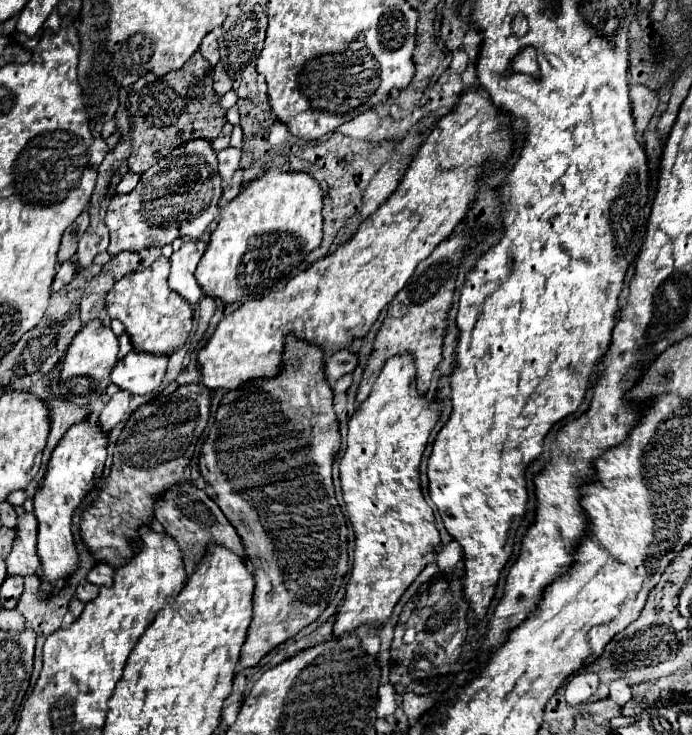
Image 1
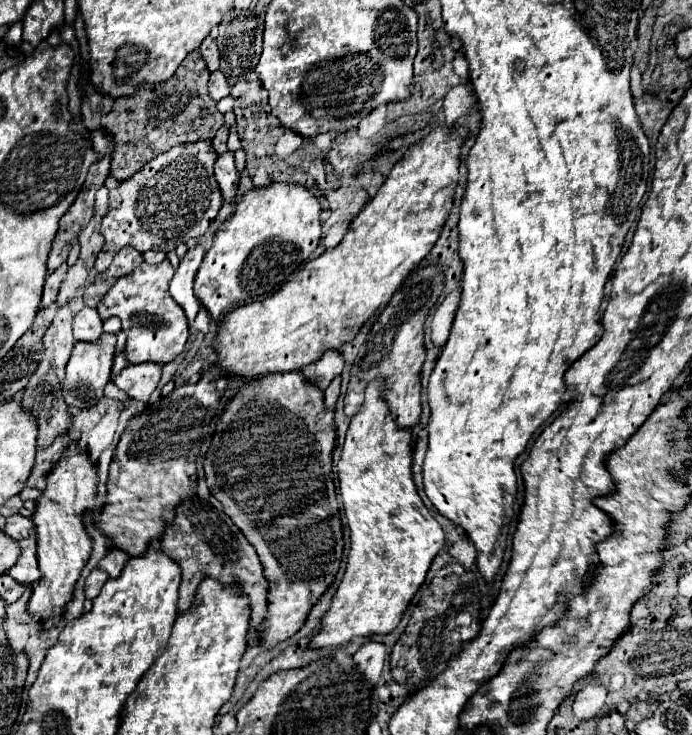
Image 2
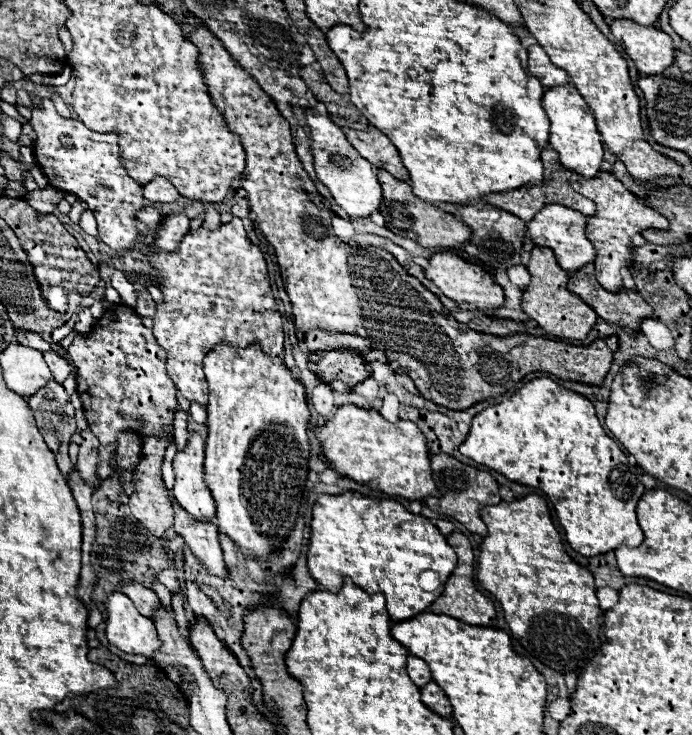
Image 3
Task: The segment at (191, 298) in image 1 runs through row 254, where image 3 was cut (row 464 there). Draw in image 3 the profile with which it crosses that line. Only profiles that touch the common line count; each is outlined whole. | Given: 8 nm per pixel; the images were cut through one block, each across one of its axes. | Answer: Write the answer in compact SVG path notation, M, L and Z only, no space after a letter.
M190 434L188 444L172 460L174 468L174 496L178 504L196 518L214 518L216 506L208 486L204 484L204 438Z

